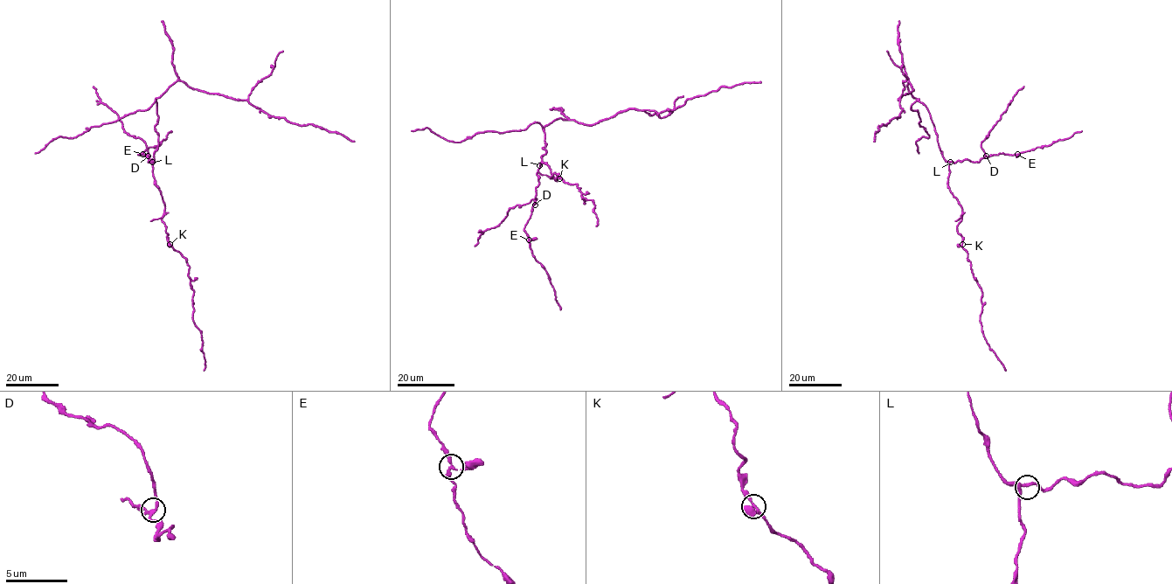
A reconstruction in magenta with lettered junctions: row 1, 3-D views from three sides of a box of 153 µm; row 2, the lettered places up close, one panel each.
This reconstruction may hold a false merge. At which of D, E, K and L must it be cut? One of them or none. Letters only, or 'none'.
none

